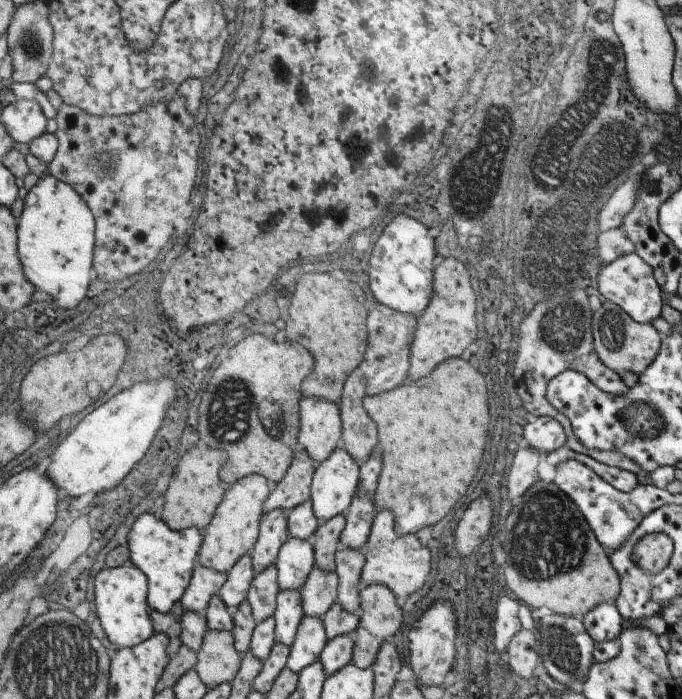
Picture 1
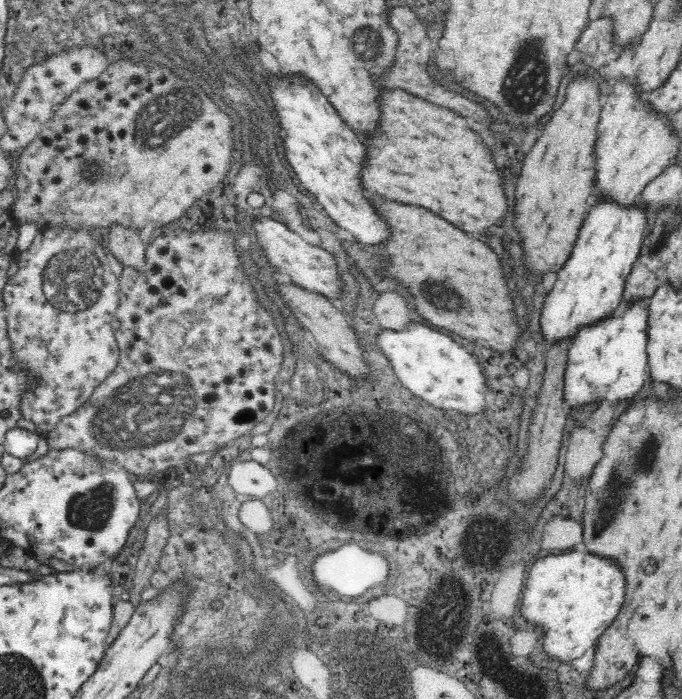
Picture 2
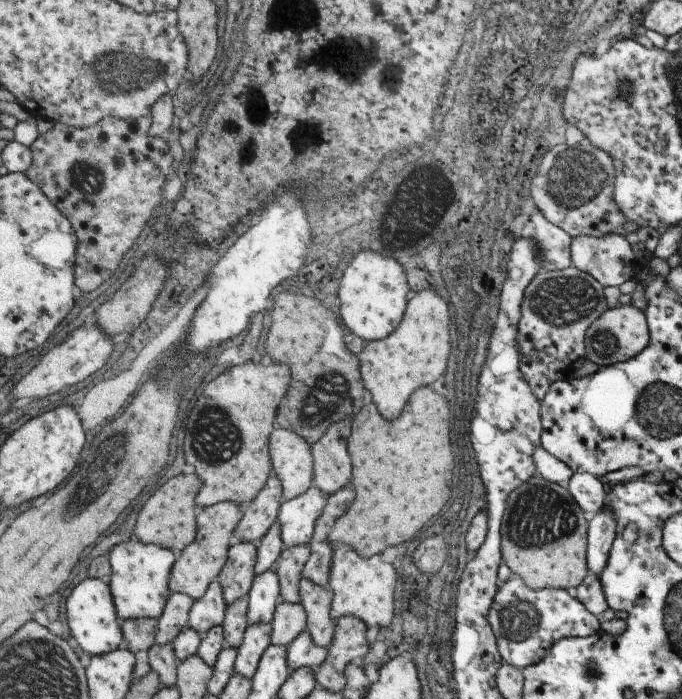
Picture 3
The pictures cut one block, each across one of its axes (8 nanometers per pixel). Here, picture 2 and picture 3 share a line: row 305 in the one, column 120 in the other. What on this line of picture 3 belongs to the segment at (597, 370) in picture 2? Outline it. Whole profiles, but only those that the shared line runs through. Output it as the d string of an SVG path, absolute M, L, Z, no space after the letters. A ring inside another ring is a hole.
M87 578L73 590L67 606L67 620L71 626L73 640L81 644L81 650L85 654L93 654L93 658L125 648L125 634L119 620L119 612L115 608L115 594L111 590L111 584L99 578Z

